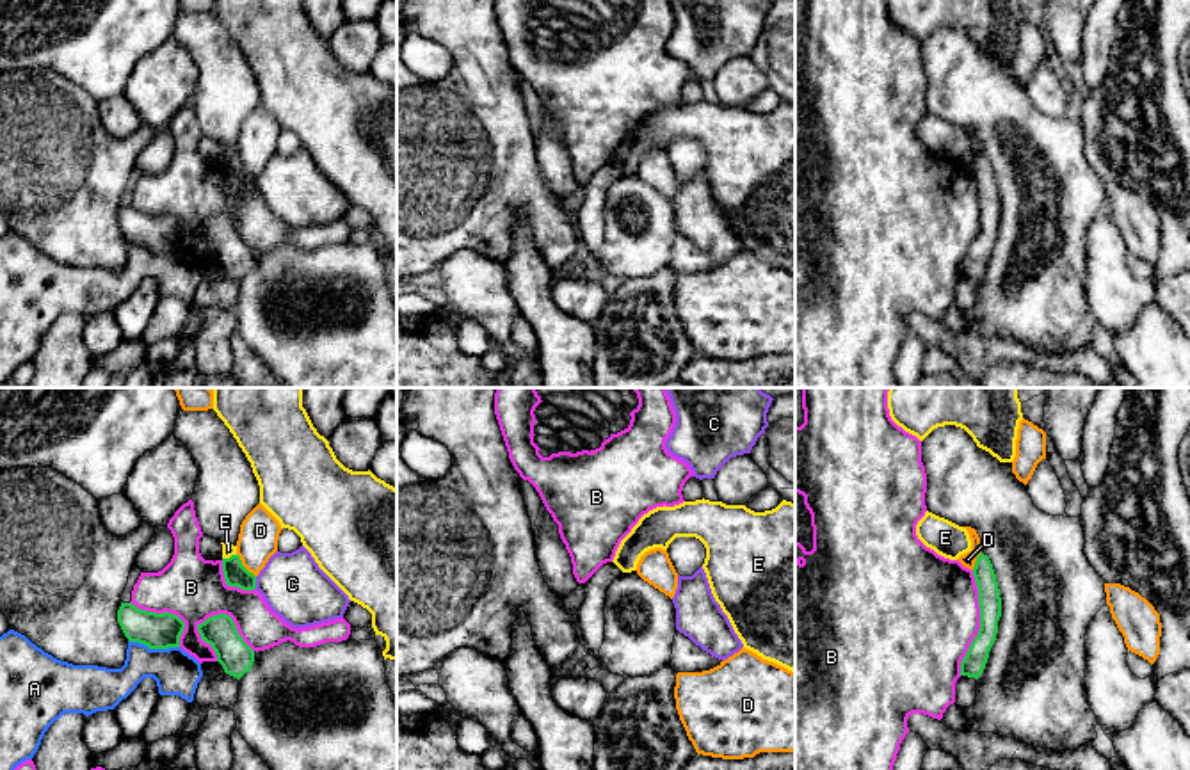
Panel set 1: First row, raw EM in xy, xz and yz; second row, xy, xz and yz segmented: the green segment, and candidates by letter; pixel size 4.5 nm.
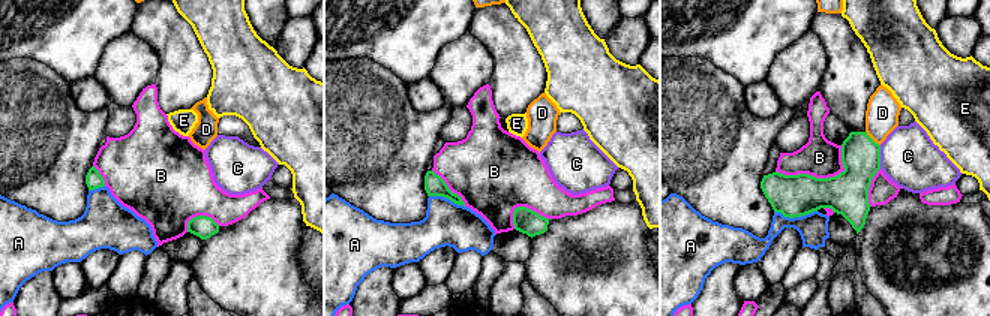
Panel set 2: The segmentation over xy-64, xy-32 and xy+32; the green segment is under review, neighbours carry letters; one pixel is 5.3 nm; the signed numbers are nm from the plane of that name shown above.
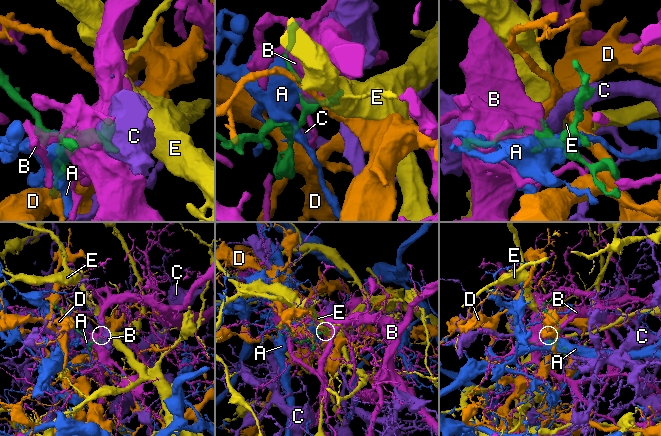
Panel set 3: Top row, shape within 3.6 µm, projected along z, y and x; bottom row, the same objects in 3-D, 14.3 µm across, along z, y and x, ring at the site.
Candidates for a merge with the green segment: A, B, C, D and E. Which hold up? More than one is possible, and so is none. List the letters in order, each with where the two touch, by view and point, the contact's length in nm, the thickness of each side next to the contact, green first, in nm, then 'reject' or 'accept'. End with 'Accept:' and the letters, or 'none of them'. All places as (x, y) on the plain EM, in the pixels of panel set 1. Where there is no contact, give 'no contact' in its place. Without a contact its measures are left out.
A: meets green in xy at (153, 249); contact 240 nm long; 160 nm thick on the green side, 200 nm on the other; reject
B: meets green in xy at (230, 219); contact 300 nm long; 150 nm thick on the green side, 280 nm on the other; reject
C: meets green in xy at (255, 184); contact 60 nm long; 110 nm thick on the green side, 280 nm on the other; reject
D: meets green in xy at (242, 168); contact 140 nm long; 110 nm thick on the green side, 180 nm on the other; reject
E: meets green in xy at (230, 159); contact 70 nm long; 110 nm thick on the green side, 60 nm on the other; reject
Accept: none of them

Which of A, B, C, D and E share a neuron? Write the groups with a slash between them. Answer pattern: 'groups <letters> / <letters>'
groups A / B / C / D / E

